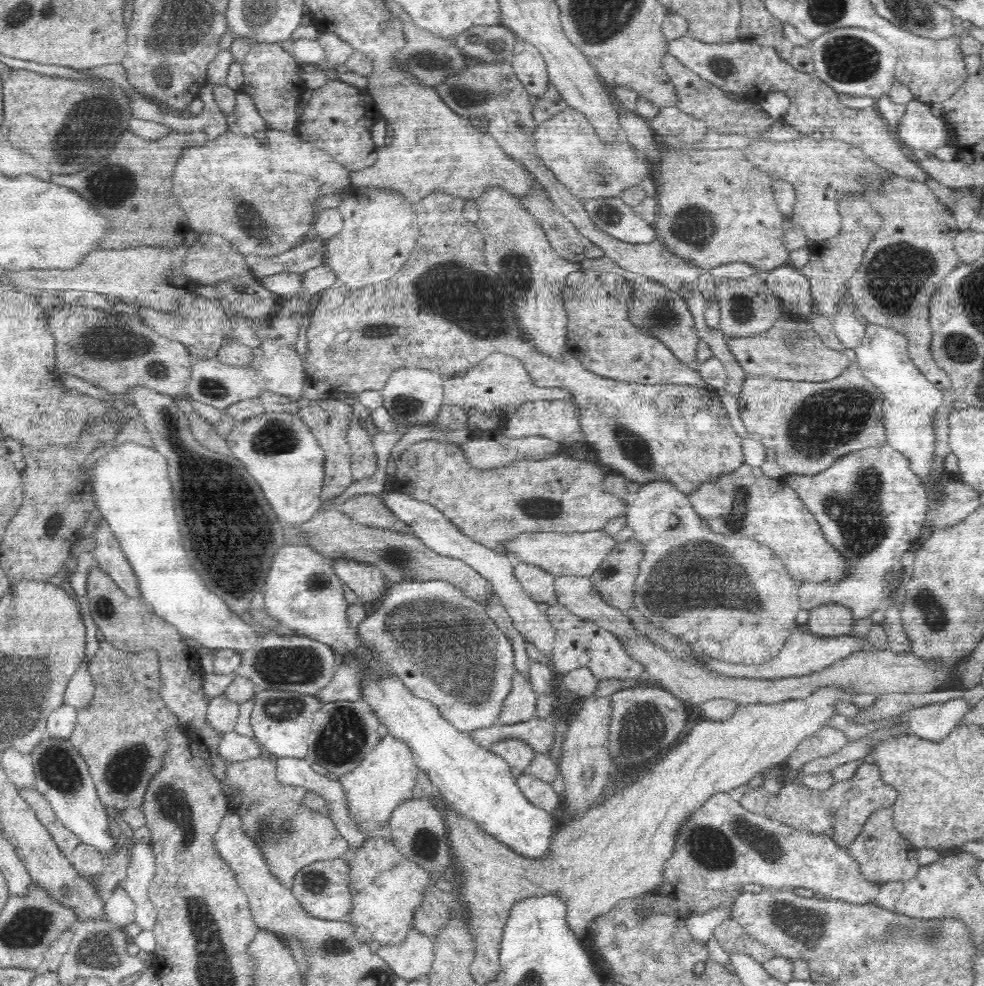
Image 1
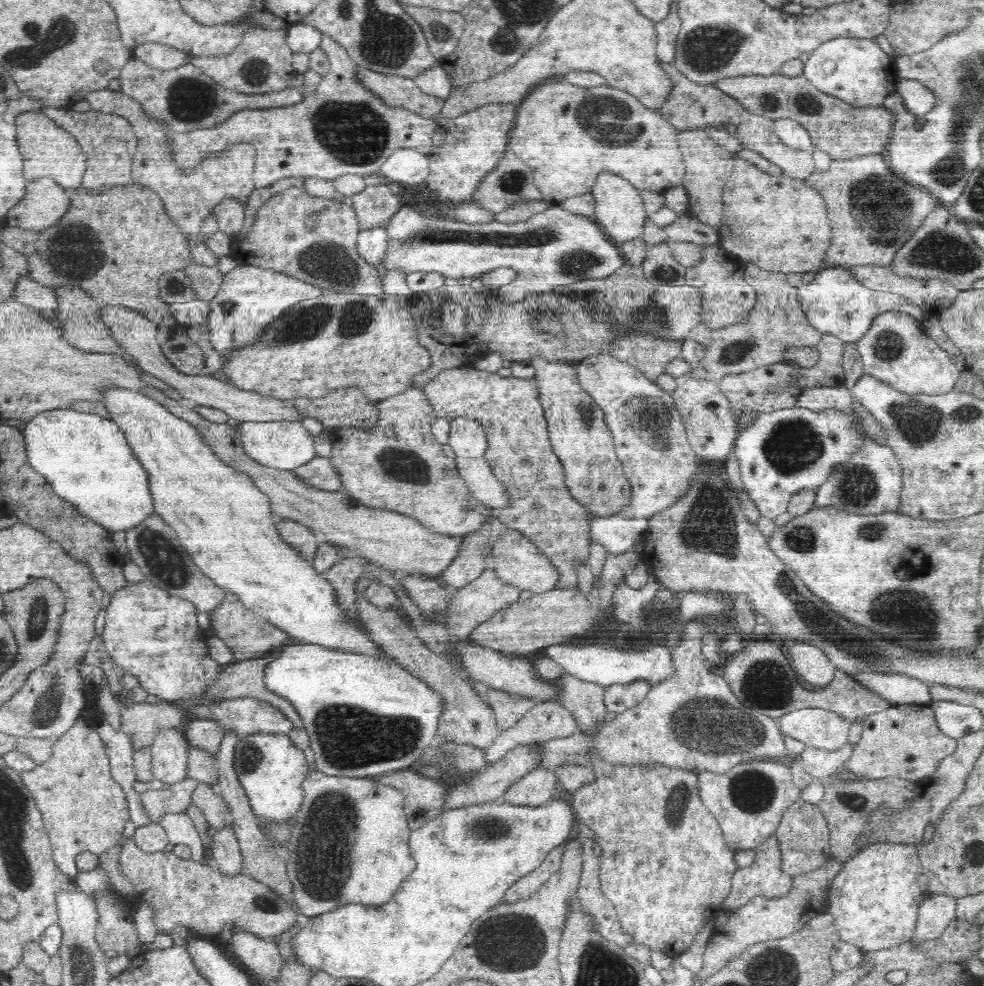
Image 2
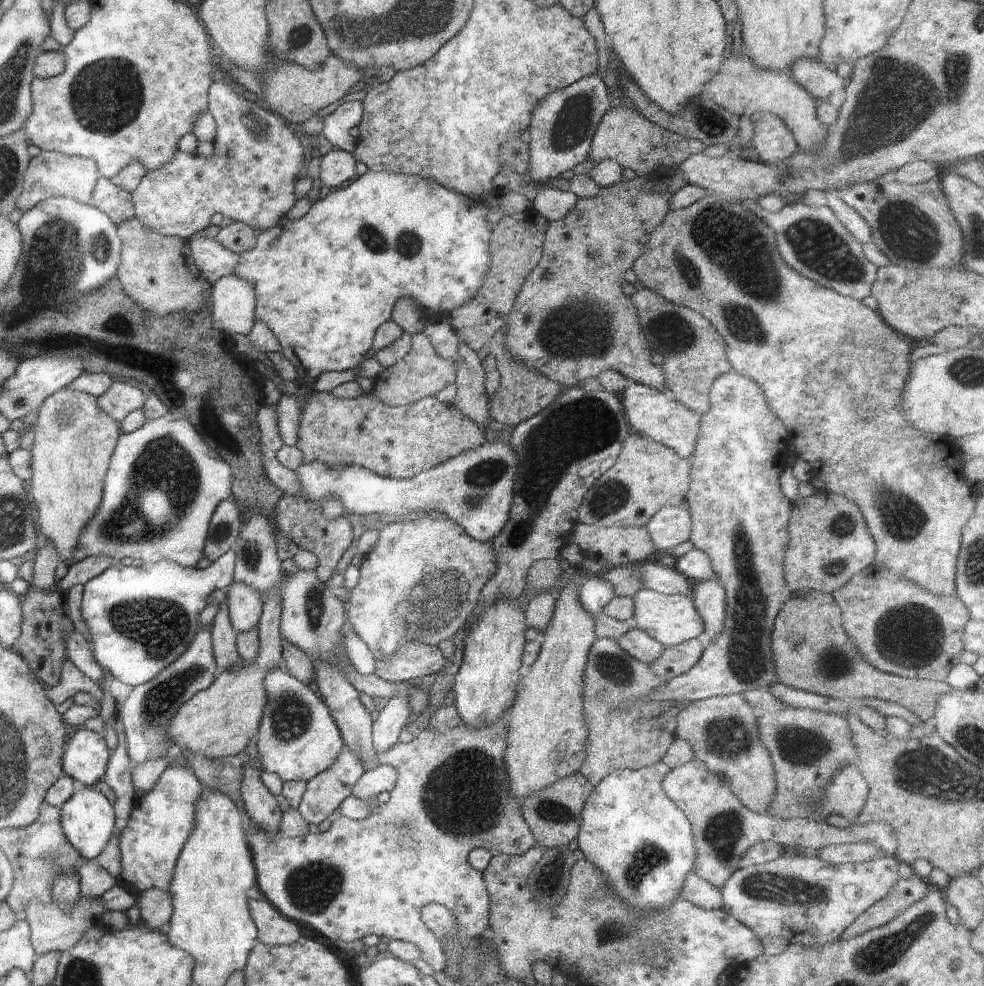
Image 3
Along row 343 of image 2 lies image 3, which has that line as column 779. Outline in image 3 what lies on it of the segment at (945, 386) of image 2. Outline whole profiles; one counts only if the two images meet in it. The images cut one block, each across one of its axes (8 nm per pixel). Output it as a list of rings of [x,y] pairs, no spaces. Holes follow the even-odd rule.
[[[785,852],[778,858],[764,864],[749,867],[740,866],[738,872],[728,877],[721,888],[722,909],[738,922],[750,928],[761,941],[766,936],[786,939],[789,944],[822,946],[840,940],[842,933],[872,904],[886,898],[901,879],[899,862],[892,855],[881,855],[866,862],[844,863],[838,866],[820,860],[818,856],[804,856]]]

